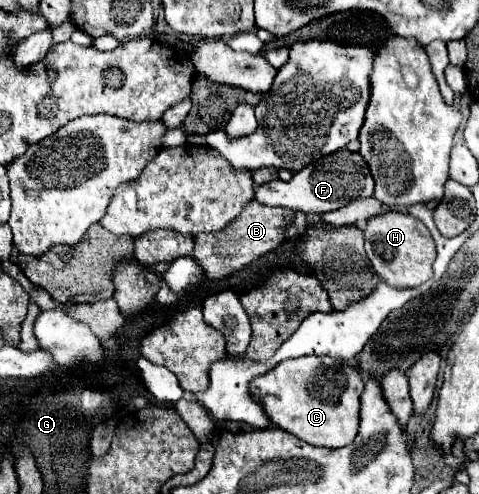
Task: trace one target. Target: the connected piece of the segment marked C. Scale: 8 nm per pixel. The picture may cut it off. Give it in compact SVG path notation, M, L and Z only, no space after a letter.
M301 357L279 363L267 375L251 381L251 393L265 405L273 423L319 447L351 445L359 431L359 407L363 377L353 361L341 363L329 357Z

